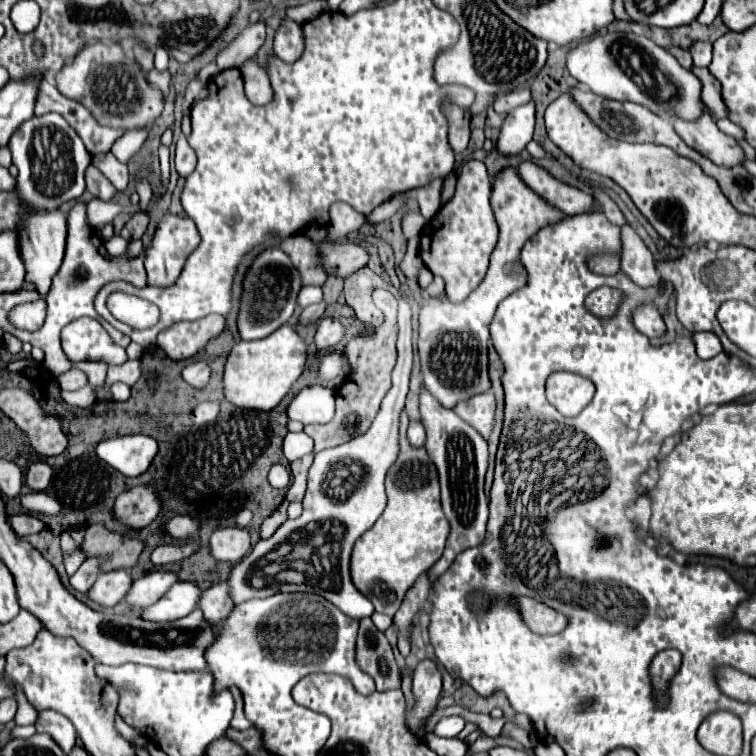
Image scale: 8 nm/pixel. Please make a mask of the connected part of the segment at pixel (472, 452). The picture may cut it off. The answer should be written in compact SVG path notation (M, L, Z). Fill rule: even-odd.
M424 387L420 391L420 415L426 429L426 451L438 469L440 491L442 491L442 511L450 523L450 535L444 555L428 571L430 581L436 581L464 549L476 547L484 541L486 521L488 521L488 501L484 495L484 475L488 469L488 445L486 439L468 423L464 423L452 409L442 407L432 393Z

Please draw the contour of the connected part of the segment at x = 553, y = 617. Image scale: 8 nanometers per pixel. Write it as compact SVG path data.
M514 597L514 603L524 619L524 623L530 627L530 631L538 635L552 635L560 633L566 627L566 617L550 607L546 607L540 601L528 599L528 597Z

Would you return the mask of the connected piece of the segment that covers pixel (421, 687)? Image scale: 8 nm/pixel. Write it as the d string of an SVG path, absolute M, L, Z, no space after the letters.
M424 659L418 663L414 669L412 691L416 697L416 709L406 711L406 725L412 733L416 733L422 721L436 709L442 691L442 675L434 661Z

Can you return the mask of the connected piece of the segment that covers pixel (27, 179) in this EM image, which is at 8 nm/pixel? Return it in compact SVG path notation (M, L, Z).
M48 113L22 123L10 139L12 163L18 167L16 191L28 209L48 211L58 209L62 203L80 197L86 189L84 171L90 165L86 147L78 133L58 113Z

